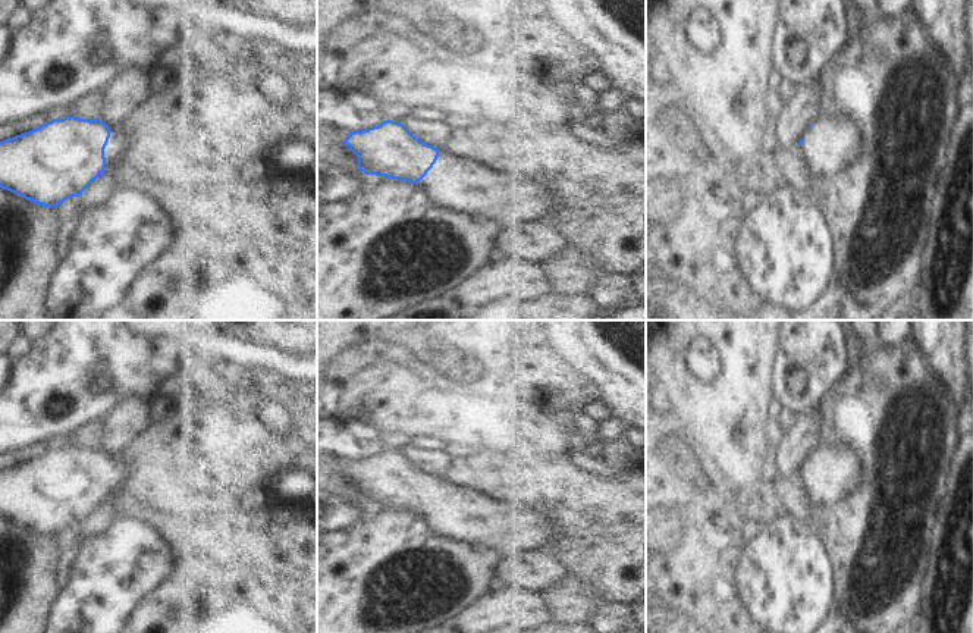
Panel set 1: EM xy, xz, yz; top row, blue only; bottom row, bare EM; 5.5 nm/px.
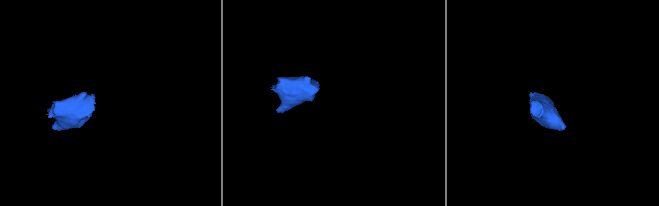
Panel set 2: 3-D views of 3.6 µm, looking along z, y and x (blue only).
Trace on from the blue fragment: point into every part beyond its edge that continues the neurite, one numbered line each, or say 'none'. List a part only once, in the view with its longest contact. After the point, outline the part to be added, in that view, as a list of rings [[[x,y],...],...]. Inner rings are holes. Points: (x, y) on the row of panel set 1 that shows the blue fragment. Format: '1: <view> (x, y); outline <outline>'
1: xy (119, 152); outline [[[125,125],[112,129],[109,142],[104,148],[106,167],[131,169],[135,162],[136,134],[134,128]]]

